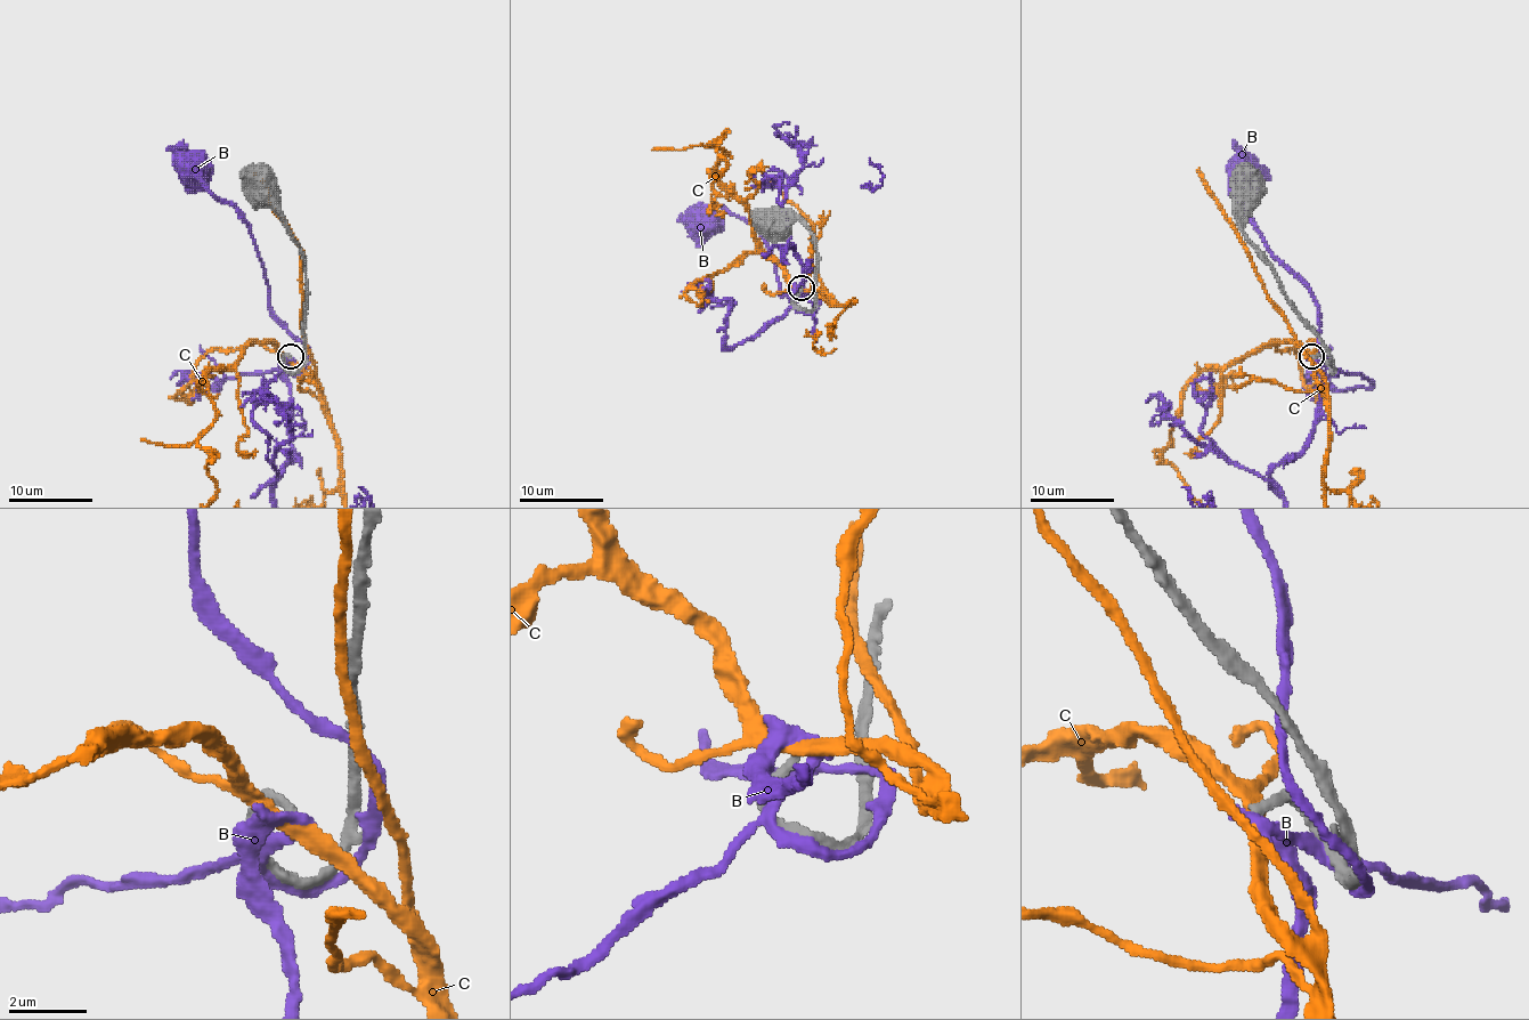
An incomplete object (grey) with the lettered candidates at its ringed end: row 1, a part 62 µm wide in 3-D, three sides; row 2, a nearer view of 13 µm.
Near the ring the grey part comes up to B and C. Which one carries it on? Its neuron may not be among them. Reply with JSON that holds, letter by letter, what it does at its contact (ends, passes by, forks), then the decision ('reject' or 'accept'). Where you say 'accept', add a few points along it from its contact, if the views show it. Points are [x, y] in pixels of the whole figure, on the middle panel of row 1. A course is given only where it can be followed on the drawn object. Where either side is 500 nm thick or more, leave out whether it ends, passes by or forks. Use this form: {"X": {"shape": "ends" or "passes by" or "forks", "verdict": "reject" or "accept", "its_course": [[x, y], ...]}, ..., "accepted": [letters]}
{"B": {"shape": "passes by", "verdict": "reject"}, "C": {"shape": "passes by", "verdict": "reject"}, "accepted": []}

